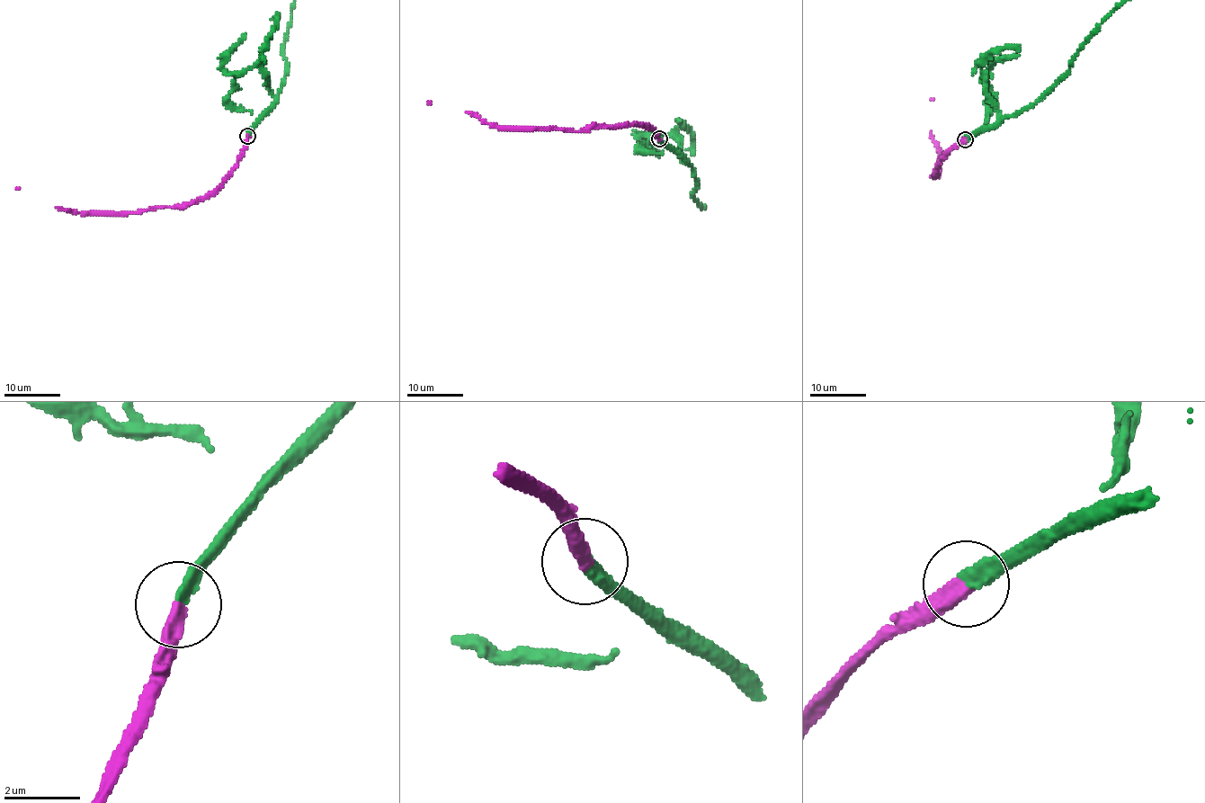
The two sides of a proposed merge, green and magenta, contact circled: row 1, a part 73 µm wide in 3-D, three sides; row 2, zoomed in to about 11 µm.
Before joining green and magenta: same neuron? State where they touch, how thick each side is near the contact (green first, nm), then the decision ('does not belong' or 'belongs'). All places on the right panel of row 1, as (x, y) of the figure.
place (965, 139); calibres 320 and 420 nm; belongs

